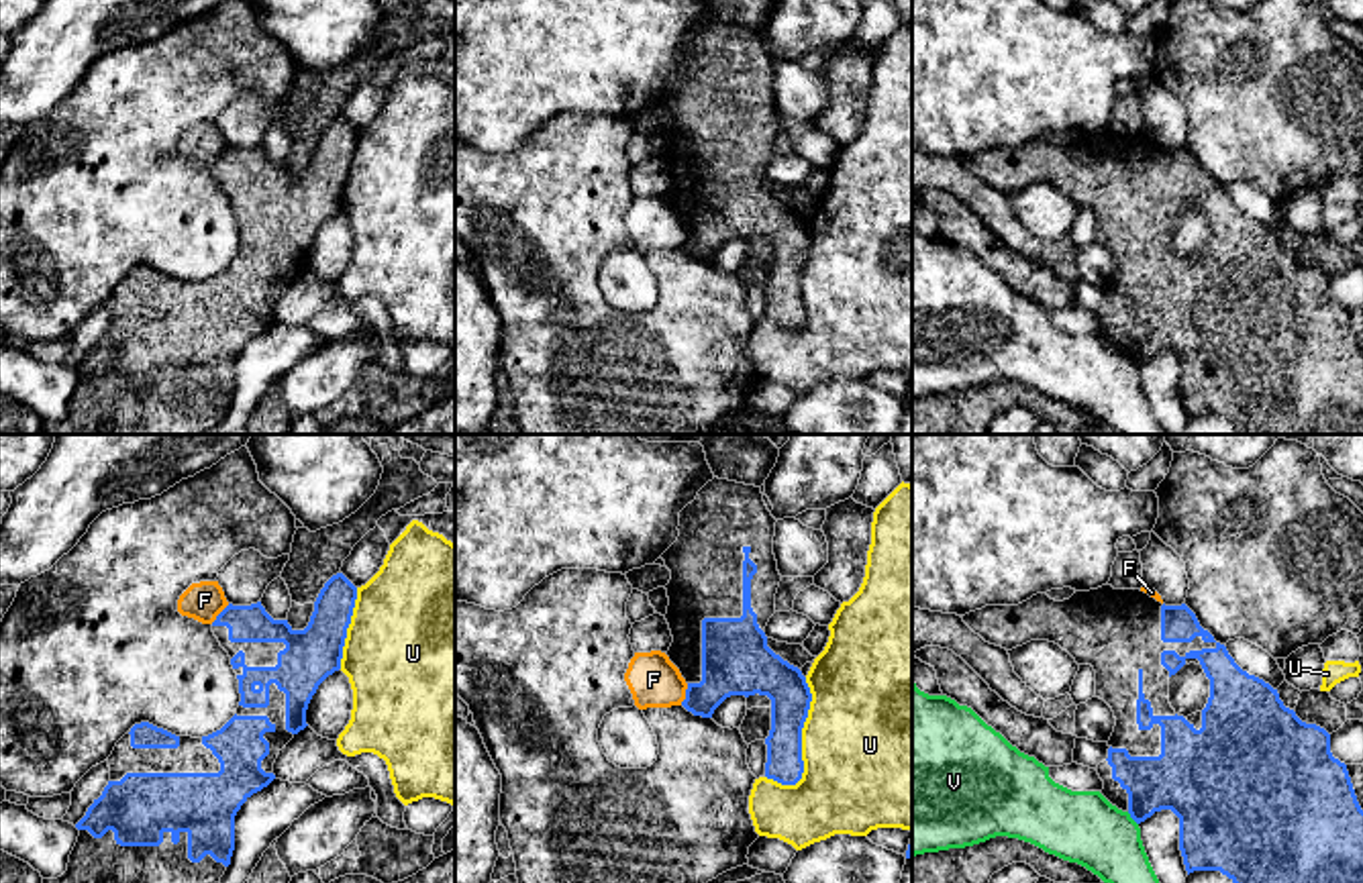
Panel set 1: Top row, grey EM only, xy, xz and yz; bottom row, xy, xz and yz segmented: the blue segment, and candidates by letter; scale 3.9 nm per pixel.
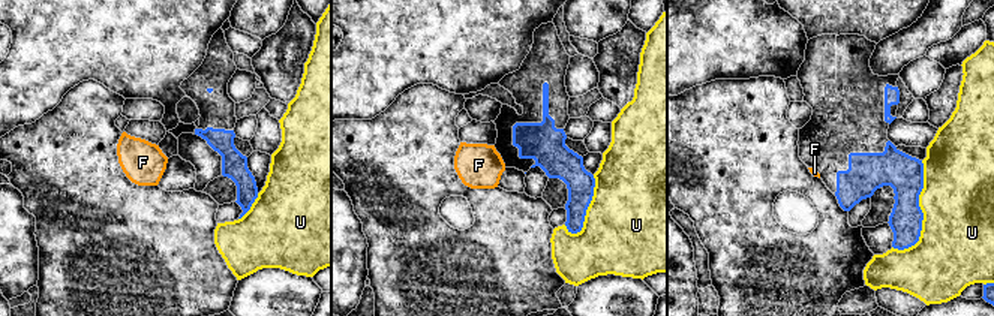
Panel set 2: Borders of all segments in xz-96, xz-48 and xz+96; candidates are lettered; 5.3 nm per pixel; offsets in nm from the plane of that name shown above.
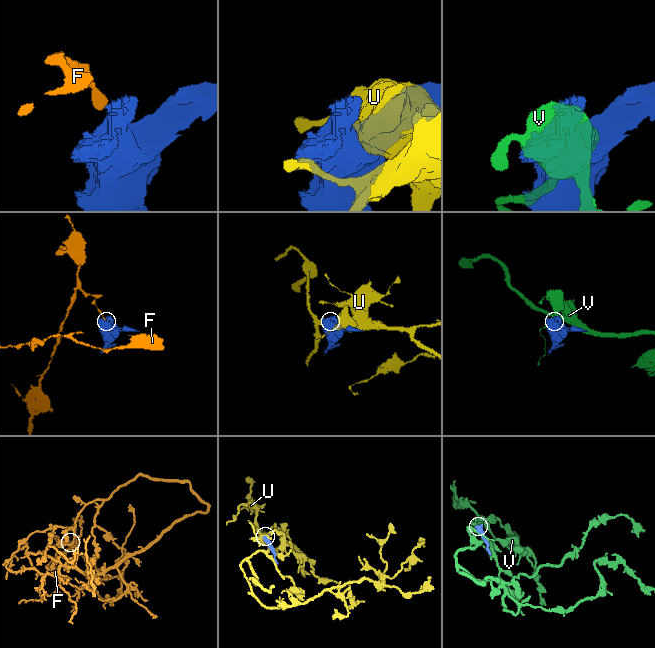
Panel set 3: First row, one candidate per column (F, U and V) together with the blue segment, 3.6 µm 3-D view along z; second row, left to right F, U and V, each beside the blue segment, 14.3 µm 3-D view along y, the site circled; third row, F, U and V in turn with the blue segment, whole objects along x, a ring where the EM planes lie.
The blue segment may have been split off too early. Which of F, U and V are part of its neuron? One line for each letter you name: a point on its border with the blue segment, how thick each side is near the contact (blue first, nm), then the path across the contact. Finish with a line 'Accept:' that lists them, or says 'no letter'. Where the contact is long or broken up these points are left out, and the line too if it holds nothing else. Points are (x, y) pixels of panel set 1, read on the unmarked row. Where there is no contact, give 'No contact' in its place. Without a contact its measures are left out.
Accept: no letter

